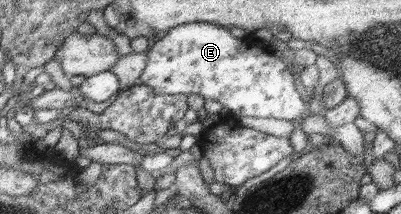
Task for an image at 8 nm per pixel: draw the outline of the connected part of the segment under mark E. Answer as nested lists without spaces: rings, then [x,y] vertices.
[[[211,22],[181,24],[152,40],[146,55],[147,64],[140,83],[154,92],[167,95],[197,93],[205,100],[219,101],[235,119],[241,116],[273,117],[292,122],[303,117],[300,127],[305,133],[327,134],[332,141],[337,139],[347,153],[365,154],[363,131],[353,122],[339,127],[327,125],[323,112],[311,114],[309,105],[295,88],[295,78],[286,63],[259,43],[253,47],[248,45],[226,27]]]

